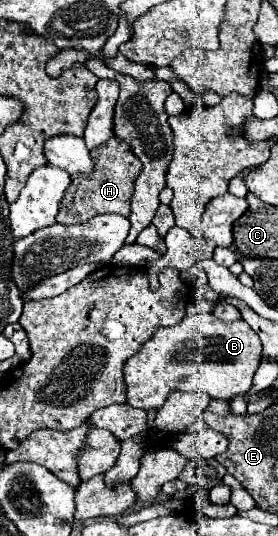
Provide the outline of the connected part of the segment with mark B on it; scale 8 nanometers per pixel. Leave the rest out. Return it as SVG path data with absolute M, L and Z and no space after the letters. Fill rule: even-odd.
M204 298L195 299L186 305L186 316L182 322L168 326L168 328L158 328L154 336L140 346L140 350L126 360L124 364L124 382L126 382L126 394L128 394L128 404L134 408L142 410L158 410L166 398L176 392L176 390L200 390L206 392L210 398L222 398L222 400L232 400L236 396L246 394L252 388L252 378L258 370L260 364L260 352L262 344L258 334L244 322L222 322L212 314L216 301Z

